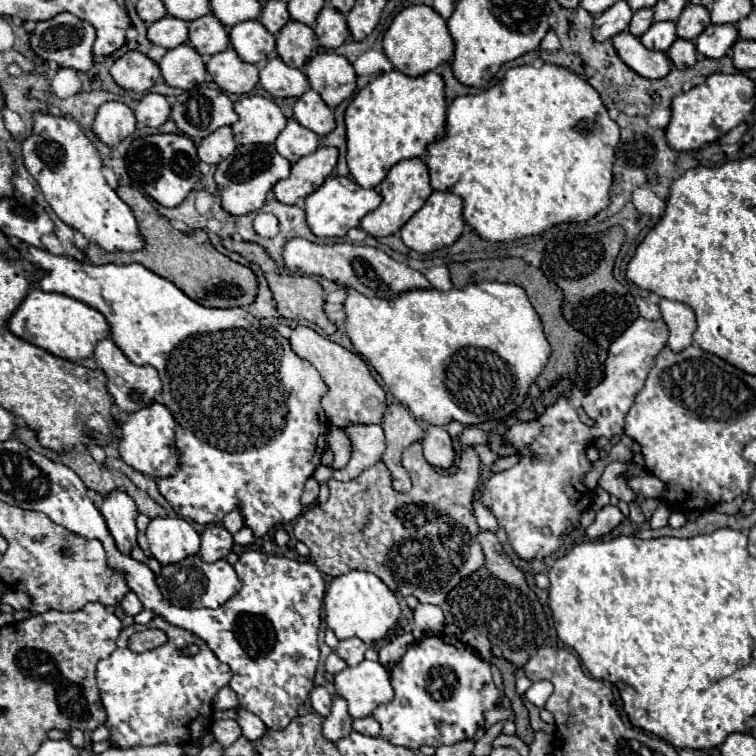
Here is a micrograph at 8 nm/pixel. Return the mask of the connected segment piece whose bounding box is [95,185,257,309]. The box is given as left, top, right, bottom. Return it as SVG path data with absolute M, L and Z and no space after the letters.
M119 185L117 195L133 207L133 213L137 217L139 233L145 241L145 247L141 251L135 251L133 255L119 255L119 253L101 253L95 263L105 265L105 263L141 263L149 271L157 273L159 277L165 277L173 285L177 285L187 297L191 297L197 303L203 303L205 307L247 307L255 301L257 295L257 277L249 267L243 267L229 257L221 255L219 251L213 249L213 245L207 239L207 233L201 229L195 229L191 233L177 231L167 225L167 219L157 213L157 209L149 203L149 199L129 187L129 185Z

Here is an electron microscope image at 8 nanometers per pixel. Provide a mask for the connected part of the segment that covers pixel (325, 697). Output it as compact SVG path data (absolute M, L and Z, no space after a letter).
M315 687L311 691L309 699L311 699L311 707L313 707L313 711L317 715L321 715L321 717L329 715L329 709L331 709L331 693L329 693L327 687Z

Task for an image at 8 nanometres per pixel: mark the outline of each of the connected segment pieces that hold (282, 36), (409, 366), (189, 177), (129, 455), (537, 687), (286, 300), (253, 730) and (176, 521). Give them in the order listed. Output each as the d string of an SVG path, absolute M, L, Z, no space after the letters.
M289 21L281 31L279 31L279 45L277 53L279 57L291 65L291 67L303 67L311 59L317 37L315 31L309 25L303 25L299 21Z
M481 281L481 283L469 283L463 289L449 289L449 291L441 291L441 289L409 289L399 293L397 297L389 297L389 299L381 299L381 297L365 297L359 291L345 287L347 297L343 303L343 309L347 313L345 319L345 333L351 339L355 351L365 357L373 369L381 375L383 383L389 387L389 391L393 393L393 397L397 401L401 401L403 405L409 407L409 411L415 417L425 419L431 425L447 425L449 421L459 421L461 425L477 425L477 423L485 423L485 421L497 421L507 417L509 413L513 413L525 399L525 395L529 393L529 387L533 385L533 381L537 379L537 375L543 371L549 353L553 351L549 341L545 339L543 333L543 325L539 315L535 313L533 305L529 303L525 291L519 285L509 285L509 283L489 283L489 281Z
M157 133L133 139L125 163L131 181L165 207L177 207L201 179L197 147L191 137L183 133Z
M153 401L149 407L137 409L135 413L129 413L127 419L121 421L121 443L119 453L127 465L131 465L135 471L141 471L153 479L169 477L175 473L177 467L177 453L175 453L175 419L171 411L159 403Z
M537 681L533 687L525 693L527 701L531 701L537 707L543 707L547 703L547 697L551 697L551 681Z
M279 271L265 273L265 279L277 301L277 311L287 319L307 319L319 325L325 333L335 333L335 325L327 321L323 313L323 289L321 285L303 275L285 275Z
M243 707L237 709L237 719L235 719L235 721L239 723L239 727L243 729L243 735L245 735L249 741L255 741L255 739L263 737L263 733L267 731L265 723L263 723L257 715L253 715L251 711L247 711L247 709L243 709Z
M181 517L151 519L145 535L153 557L161 565L177 563L199 551L199 533Z

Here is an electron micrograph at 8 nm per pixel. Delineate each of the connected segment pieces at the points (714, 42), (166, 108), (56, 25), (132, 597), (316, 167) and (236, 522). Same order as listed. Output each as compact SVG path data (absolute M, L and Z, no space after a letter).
M709 25L695 41L697 51L703 57L719 59L727 53L727 49L737 41L739 31L735 25Z
M147 93L135 107L135 117L147 127L159 127L171 117L171 105L165 95Z
M59 13L53 19L39 21L35 31L31 33L33 51L43 57L47 63L57 63L59 67L71 67L77 71L89 71L93 61L93 43L95 43L95 27L89 21L83 21L71 13Z
M127 593L127 597L121 601L121 607L123 607L125 615L137 615L137 613L143 609L143 605L141 605L141 601L137 599L135 593Z
M319 147L315 153L301 157L291 167L291 175L273 187L277 201L295 205L297 199L311 195L323 185L323 181L335 171L339 151L331 147Z
M232 511L223 519L222 525L231 533L235 534L243 525L243 517L238 511Z

